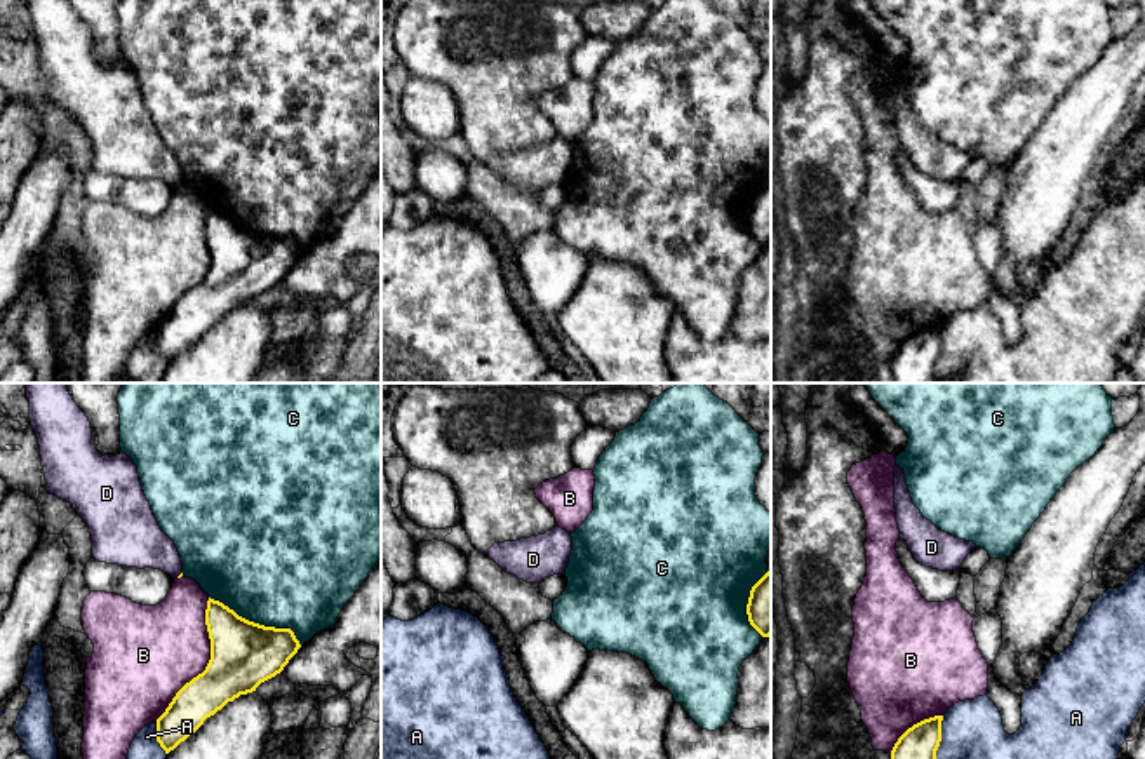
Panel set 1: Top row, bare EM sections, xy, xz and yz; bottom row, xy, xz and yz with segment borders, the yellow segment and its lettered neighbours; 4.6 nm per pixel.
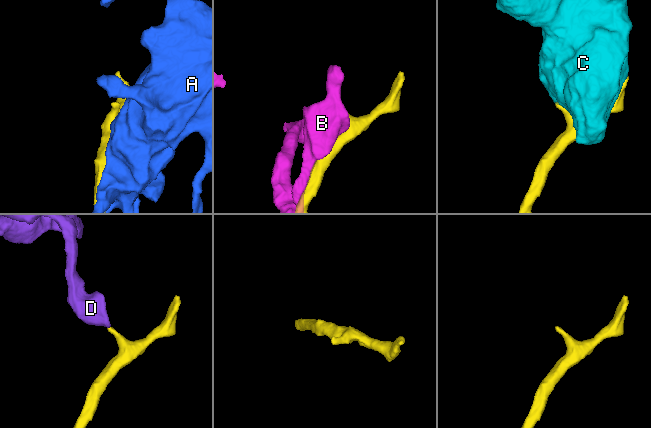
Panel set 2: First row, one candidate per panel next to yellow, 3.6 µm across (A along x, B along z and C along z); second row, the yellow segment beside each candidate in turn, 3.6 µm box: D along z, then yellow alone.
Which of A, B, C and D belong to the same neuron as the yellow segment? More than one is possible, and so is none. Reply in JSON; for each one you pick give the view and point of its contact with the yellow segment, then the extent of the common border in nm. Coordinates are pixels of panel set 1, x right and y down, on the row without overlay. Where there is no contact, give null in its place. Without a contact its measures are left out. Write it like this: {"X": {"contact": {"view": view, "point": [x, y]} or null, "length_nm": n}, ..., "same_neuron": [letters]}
{"same_neuron": []}

